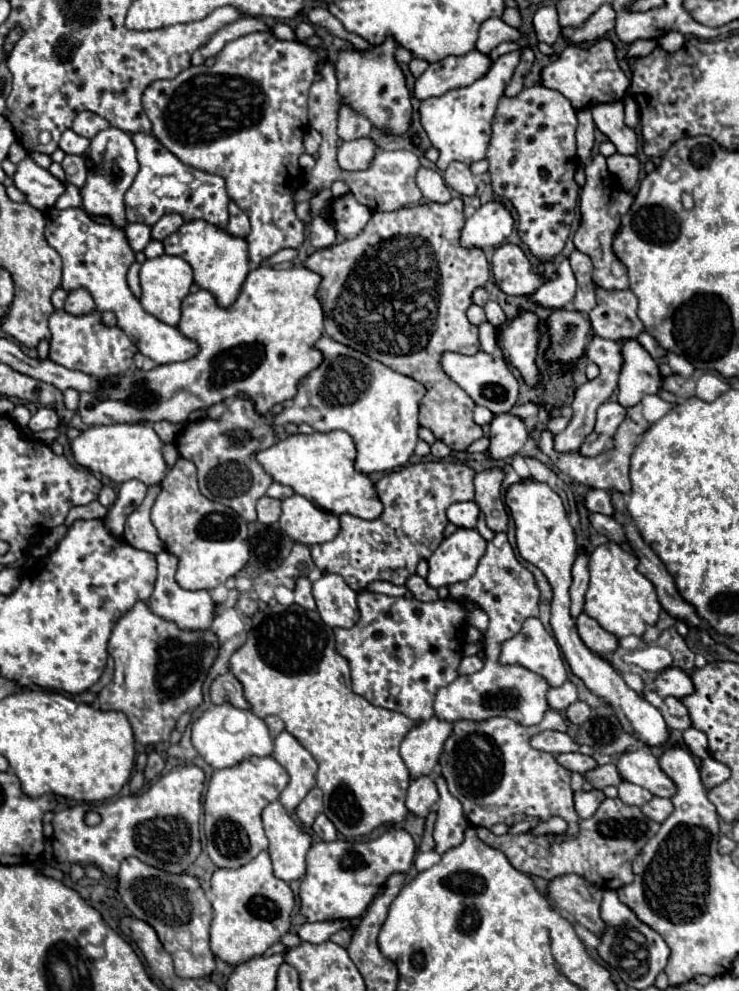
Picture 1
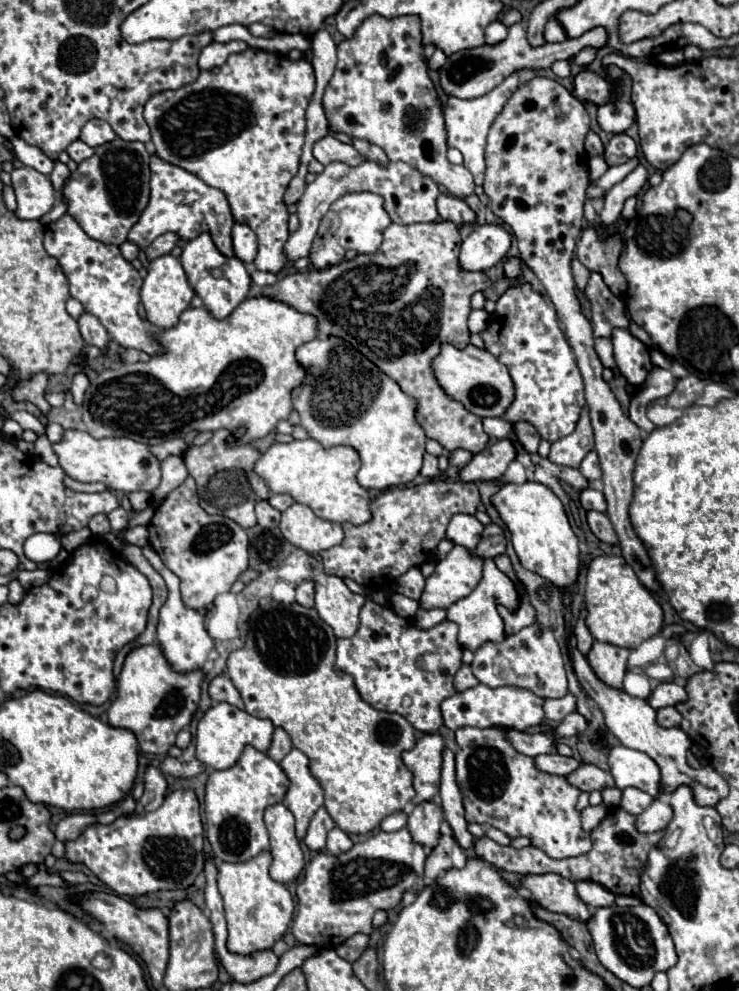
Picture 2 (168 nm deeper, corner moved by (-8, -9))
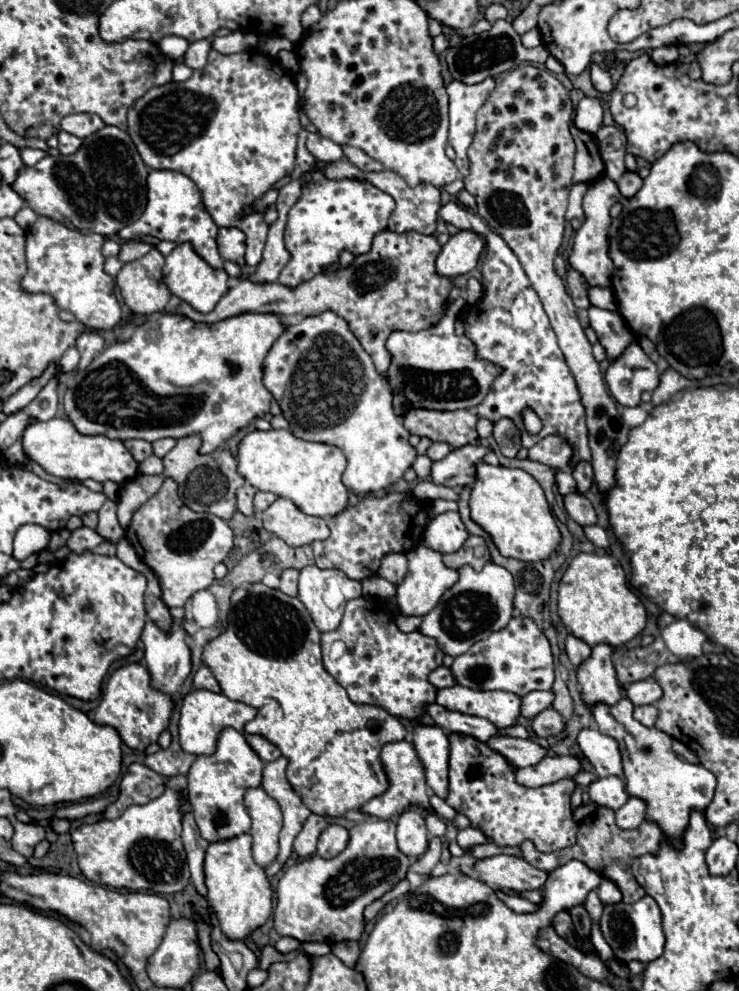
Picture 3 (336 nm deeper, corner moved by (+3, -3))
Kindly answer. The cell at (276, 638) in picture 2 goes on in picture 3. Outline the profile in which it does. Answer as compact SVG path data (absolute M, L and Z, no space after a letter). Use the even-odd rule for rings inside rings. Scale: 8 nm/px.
M264 584L236 588L232 594L228 628L204 646L204 664L214 672L224 696L258 710L256 718L248 722L244 730L248 734L260 734L280 748L290 760L286 768L288 782L314 814L340 818L388 790L390 784L380 762L380 750L388 742L404 740L406 728L380 706L354 704L346 690L326 672L322 664L320 632L298 598L266 588Z

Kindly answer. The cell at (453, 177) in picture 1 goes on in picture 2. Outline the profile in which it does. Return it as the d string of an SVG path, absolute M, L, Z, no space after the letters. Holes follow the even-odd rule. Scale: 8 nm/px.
M373 14L361 22L351 38L341 40L337 44L337 66L323 94L323 110L329 120L331 132L341 132L349 138L363 138L371 144L381 146L391 162L401 160L413 166L423 176L429 176L435 184L445 186L445 190L457 198L473 194L475 184L471 172L465 166L451 164L443 156L443 144L447 144L443 104L433 80L429 78L427 58L423 56L419 16L407 14L397 18L383 18L379 14Z

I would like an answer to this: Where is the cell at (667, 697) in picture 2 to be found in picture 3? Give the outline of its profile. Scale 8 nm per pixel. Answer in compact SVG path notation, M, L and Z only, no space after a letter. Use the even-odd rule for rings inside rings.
M652 678L648 680L640 680L634 682L626 688L626 696L636 704L636 706L644 706L644 704L654 704L662 698L662 690L660 684Z

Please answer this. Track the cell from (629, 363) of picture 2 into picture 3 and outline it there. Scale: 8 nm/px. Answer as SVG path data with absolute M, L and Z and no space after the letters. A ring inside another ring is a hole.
M596 306L588 310L588 316L590 316L590 326L598 336L598 342L604 346L608 354L608 360L616 358L616 354L624 354L624 346L628 346L628 342L632 342L634 338L624 318L618 312L602 310Z

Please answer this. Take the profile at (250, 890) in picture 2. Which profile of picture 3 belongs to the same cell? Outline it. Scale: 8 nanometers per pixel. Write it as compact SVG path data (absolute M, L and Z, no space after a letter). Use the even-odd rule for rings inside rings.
M250 834L210 844L206 850L204 874L208 888L208 904L214 908L220 928L228 940L244 940L254 930L266 924L272 914L274 892L264 868L260 868L252 858Z

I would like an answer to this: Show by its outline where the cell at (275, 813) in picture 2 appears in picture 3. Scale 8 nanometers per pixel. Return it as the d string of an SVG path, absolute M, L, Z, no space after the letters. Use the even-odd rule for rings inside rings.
M262 788L246 790L244 804L252 818L252 856L262 868L270 866L278 856L278 834L282 828L282 812L274 798Z

